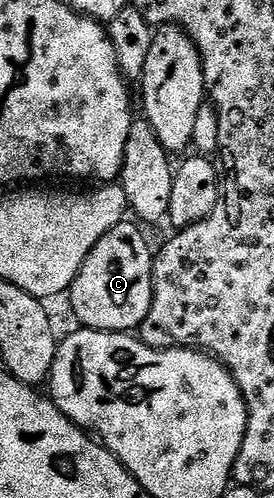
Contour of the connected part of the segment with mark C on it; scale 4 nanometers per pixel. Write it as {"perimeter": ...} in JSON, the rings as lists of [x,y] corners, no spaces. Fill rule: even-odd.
{"perimeter":[[[124,222],[109,230],[93,246],[91,253],[85,258],[81,270],[75,281],[71,283],[69,297],[71,296],[71,312],[80,321],[84,328],[92,328],[98,332],[126,332],[134,333],[139,323],[145,318],[149,306],[153,302],[153,248],[147,245],[143,237],[144,229],[138,223]]]}

